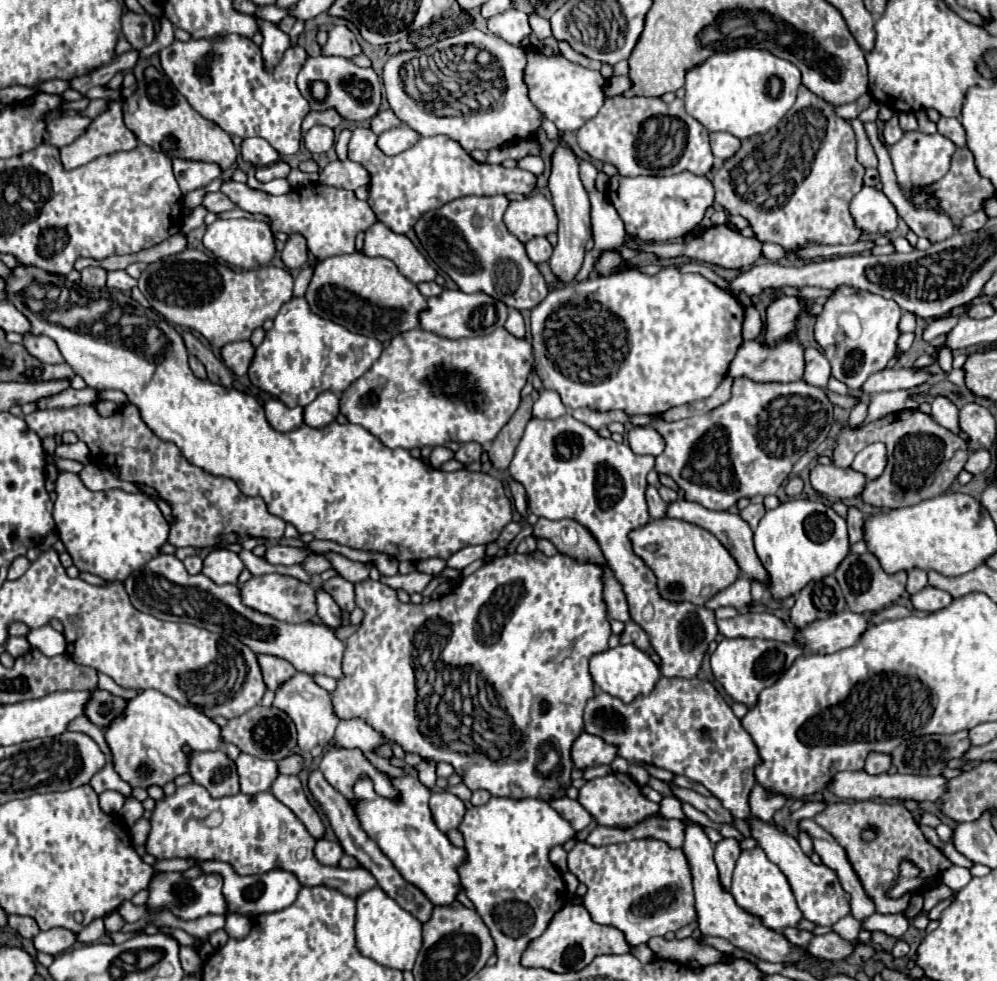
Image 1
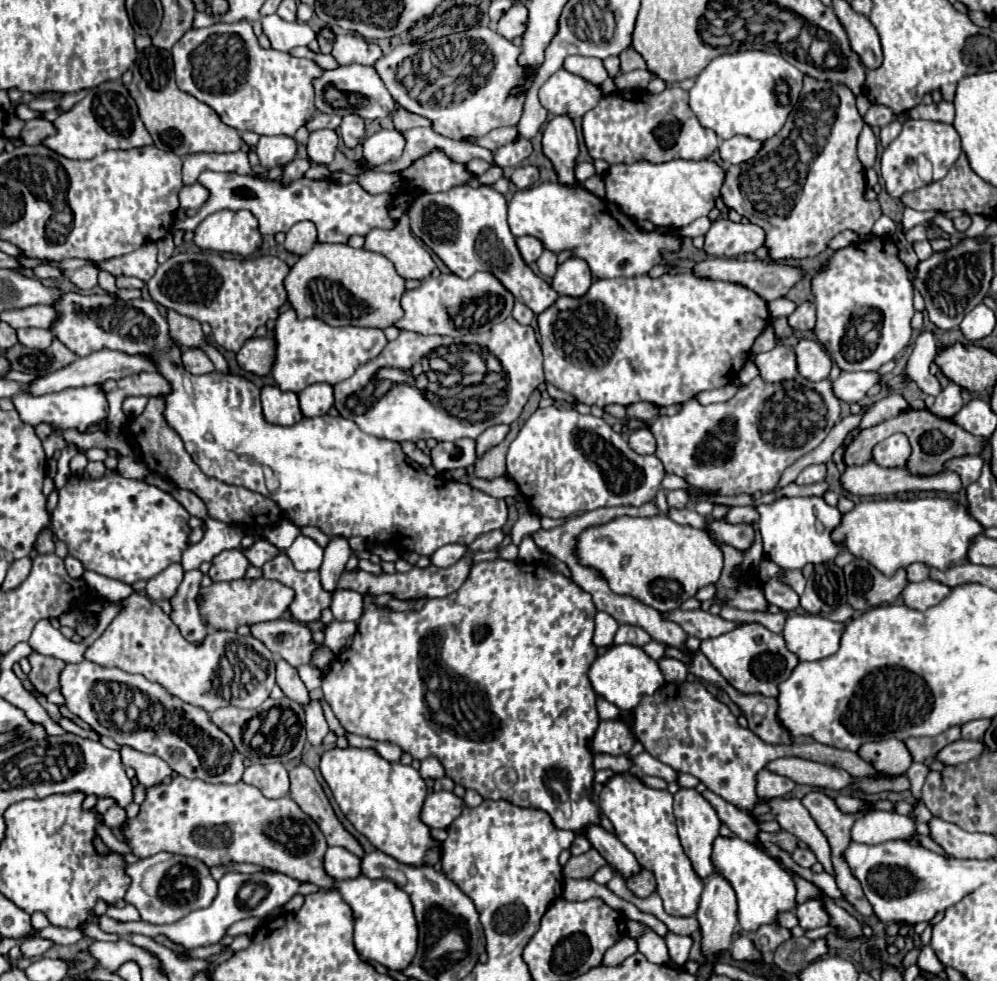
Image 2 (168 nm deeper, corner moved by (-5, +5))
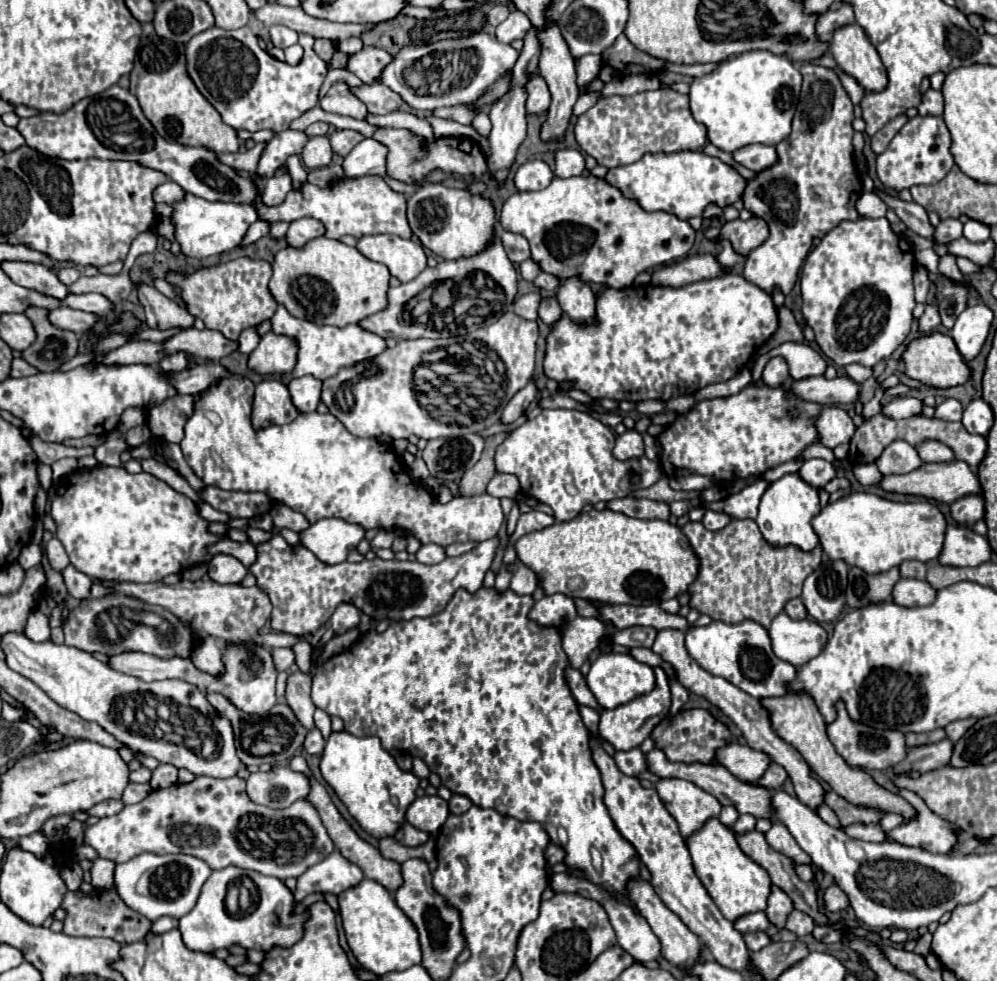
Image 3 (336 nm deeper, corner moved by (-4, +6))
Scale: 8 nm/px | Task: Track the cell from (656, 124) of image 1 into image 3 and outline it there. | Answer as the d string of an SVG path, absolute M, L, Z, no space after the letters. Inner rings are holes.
M667 88L599 100L593 108L577 118L575 138L581 150L593 156L601 166L615 168L637 162L647 152L701 150L707 142L707 130L703 124L693 120L689 96Z

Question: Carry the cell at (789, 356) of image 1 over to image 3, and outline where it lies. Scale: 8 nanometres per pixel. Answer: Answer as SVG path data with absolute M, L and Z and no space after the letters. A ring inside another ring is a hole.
M771 358L763 370L761 380L771 386L771 388L779 388L789 380L789 370L787 370L787 362L783 362L783 358Z

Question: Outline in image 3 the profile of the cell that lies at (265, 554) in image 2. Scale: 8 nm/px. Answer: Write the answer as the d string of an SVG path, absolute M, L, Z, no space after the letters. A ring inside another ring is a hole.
M97 464L67 474L51 502L51 518L57 524L57 538L79 572L93 578L111 578L117 582L157 582L169 574L181 574L191 566L209 562L215 554L229 554L245 566L255 562L255 546L251 542L233 542L227 536L209 532L209 522L199 514L199 506L185 494L175 492L169 484L153 474L129 474L119 466Z

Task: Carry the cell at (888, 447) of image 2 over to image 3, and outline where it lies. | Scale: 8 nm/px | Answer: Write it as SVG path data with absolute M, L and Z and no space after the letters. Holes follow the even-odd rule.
M893 442L883 450L883 454L877 458L875 464L883 476L891 476L913 472L923 462L913 446L909 446L907 442Z

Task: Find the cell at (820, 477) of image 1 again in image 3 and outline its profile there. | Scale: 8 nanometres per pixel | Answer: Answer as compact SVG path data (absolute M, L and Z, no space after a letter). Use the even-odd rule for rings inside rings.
M953 460L953 462L941 462L941 464L923 464L919 470L913 470L911 474L901 474L901 476L885 476L879 486L887 492L899 492L899 494L915 494L915 496L923 496L923 498L933 498L937 502L943 504L951 504L963 496L969 494L979 494L981 486L979 486L979 478L975 472L971 472L971 468L961 462L961 460Z

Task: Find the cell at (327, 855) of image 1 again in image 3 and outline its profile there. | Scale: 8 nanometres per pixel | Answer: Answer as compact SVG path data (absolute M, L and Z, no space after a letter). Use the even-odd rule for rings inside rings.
M333 850L323 862L307 868L297 878L295 900L303 900L309 894L335 894L357 886L363 880L359 866L347 862L339 850Z

